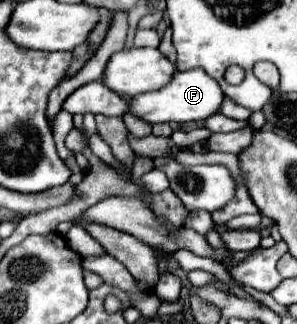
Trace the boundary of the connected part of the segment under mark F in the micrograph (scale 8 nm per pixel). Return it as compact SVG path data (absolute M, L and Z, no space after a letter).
M192 68L186 72L176 70L170 84L166 84L160 90L144 92L138 96L132 96L128 102L128 112L148 124L162 124L162 122L192 122L192 120L206 120L214 112L218 112L220 104L224 100L224 92L220 90L218 82L210 78L202 68Z

